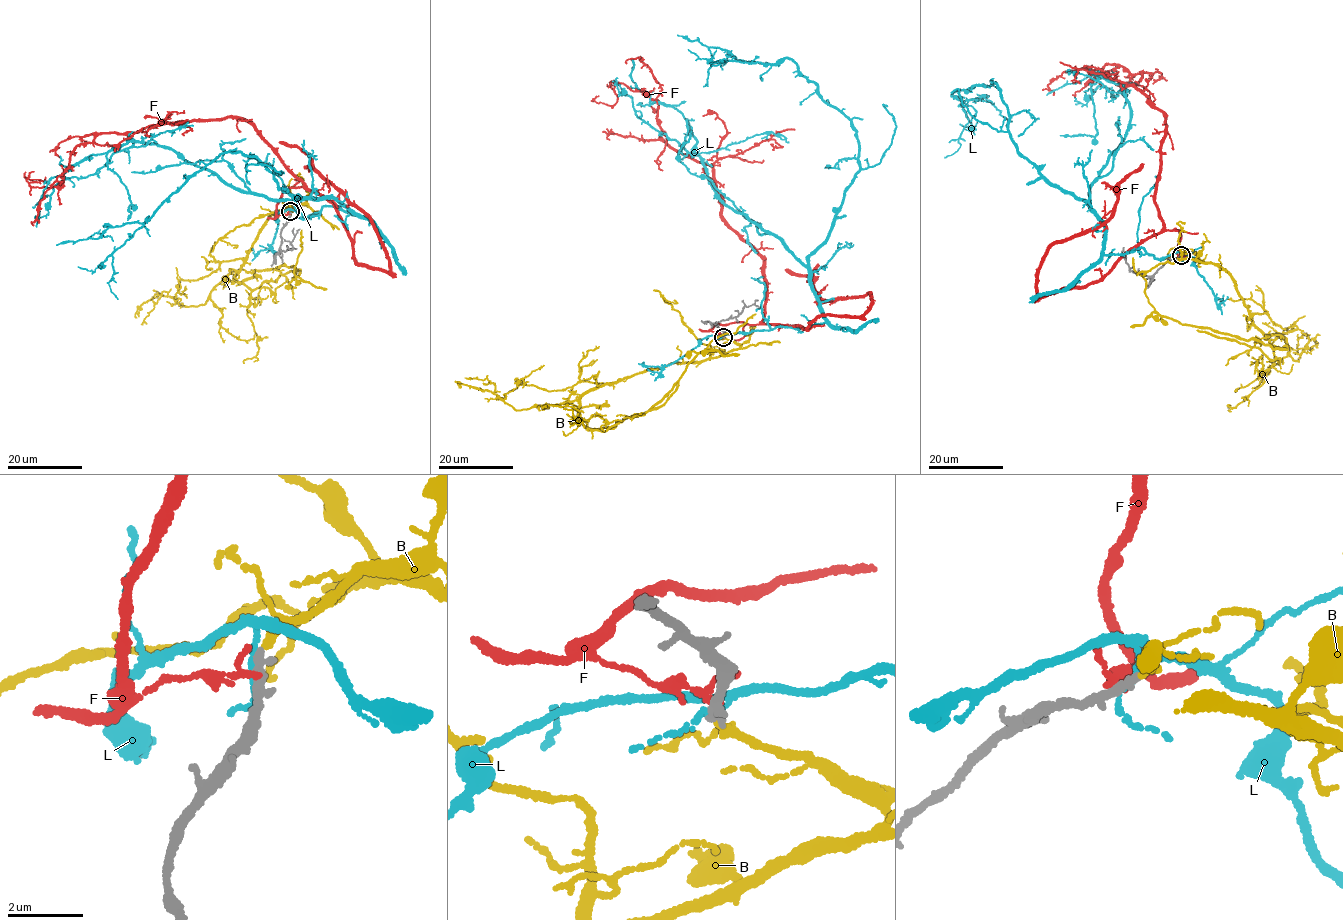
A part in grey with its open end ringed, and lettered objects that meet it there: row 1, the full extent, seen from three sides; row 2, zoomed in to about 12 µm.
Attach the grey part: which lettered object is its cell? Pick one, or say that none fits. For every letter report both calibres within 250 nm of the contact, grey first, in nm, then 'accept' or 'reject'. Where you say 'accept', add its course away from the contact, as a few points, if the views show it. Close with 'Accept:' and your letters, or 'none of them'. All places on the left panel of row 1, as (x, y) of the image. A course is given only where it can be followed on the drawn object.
B: 260 nm thick on the grey side, 170 nm on the other; accept; it runs (289, 211), (308, 205), (287, 205), (268, 219), (234, 278), (285, 265), (295, 268), (292, 279), (302, 230)
F: 340 nm thick on the grey side, 120 nm on the other; reject
L: 300 nm thick on the grey side, 110 nm on the other; reject
Accept: B

